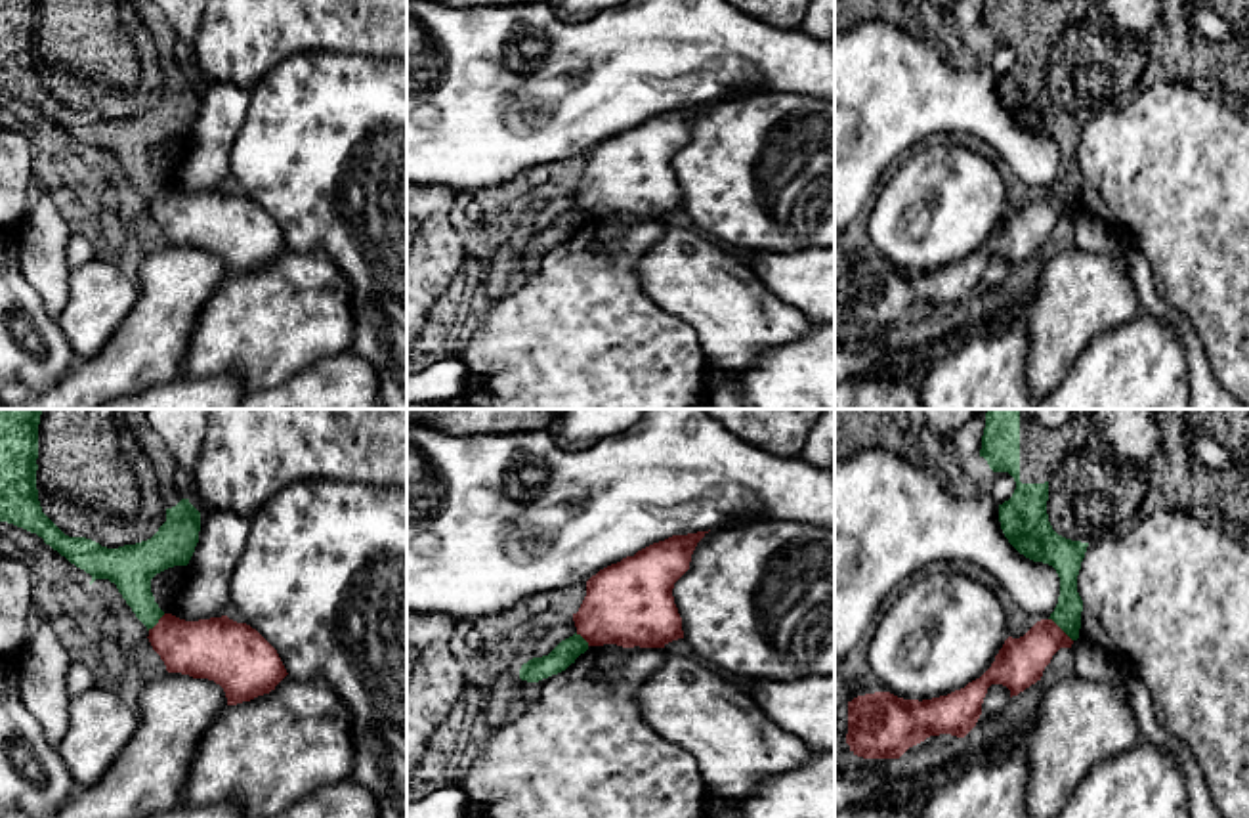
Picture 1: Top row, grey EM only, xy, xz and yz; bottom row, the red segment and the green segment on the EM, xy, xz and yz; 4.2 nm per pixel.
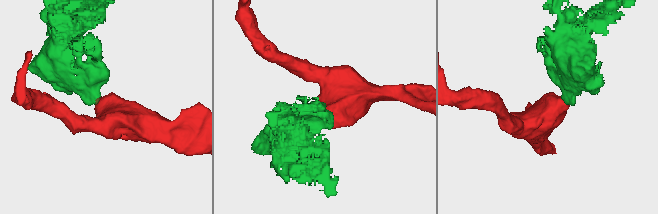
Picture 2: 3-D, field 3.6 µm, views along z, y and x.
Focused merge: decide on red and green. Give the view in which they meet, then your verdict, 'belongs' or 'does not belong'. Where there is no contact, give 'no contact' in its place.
yz | does not belong

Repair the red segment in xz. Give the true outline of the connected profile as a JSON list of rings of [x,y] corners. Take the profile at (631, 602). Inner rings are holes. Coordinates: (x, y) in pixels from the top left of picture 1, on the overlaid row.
[[[709,531],[672,535],[600,570],[573,621],[588,646],[665,648],[684,638],[674,583]]]

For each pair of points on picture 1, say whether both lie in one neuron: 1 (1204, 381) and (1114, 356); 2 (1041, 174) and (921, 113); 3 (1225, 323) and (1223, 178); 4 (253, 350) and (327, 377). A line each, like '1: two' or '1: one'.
1: two
2: one
3: one
4: two

